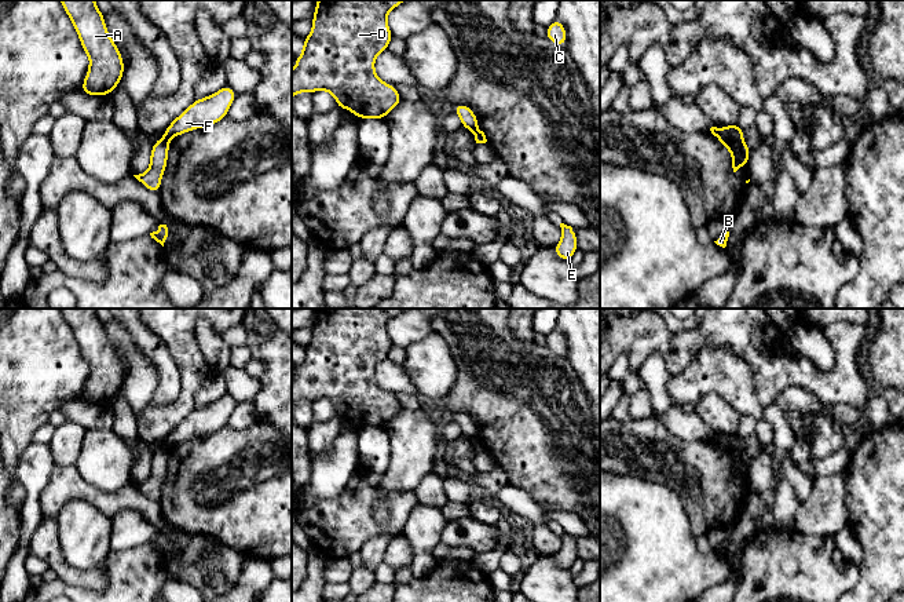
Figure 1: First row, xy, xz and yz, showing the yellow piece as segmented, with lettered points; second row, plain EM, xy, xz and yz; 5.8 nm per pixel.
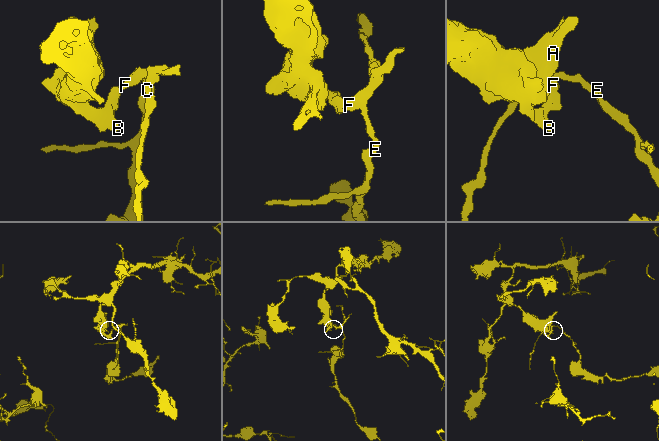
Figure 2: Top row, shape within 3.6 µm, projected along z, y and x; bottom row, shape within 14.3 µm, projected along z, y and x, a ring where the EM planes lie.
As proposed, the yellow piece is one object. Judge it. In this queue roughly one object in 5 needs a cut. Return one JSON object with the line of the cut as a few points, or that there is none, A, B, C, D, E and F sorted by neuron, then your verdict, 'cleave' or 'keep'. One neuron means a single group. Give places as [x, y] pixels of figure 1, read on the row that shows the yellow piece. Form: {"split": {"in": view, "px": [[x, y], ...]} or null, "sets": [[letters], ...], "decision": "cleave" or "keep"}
{"split": {"in": "yz", "px": [[720, 128], [731, 139], [742, 141]]}, "sets": [["A", "B", "D"], ["C", "E", "F"]], "decision": "cleave"}

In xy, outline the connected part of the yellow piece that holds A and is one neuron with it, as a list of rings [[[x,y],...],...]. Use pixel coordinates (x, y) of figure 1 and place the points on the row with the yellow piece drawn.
[[[95,0],[59,1],[89,58],[81,92],[92,96],[111,95],[111,91],[121,83],[125,66],[118,47],[109,34],[105,15]]]

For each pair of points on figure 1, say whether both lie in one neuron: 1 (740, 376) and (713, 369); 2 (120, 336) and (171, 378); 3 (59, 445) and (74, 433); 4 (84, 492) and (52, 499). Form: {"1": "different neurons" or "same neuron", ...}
{"1": "same neuron", "2": "different neurons", "3": "same neuron", "4": "same neuron"}

